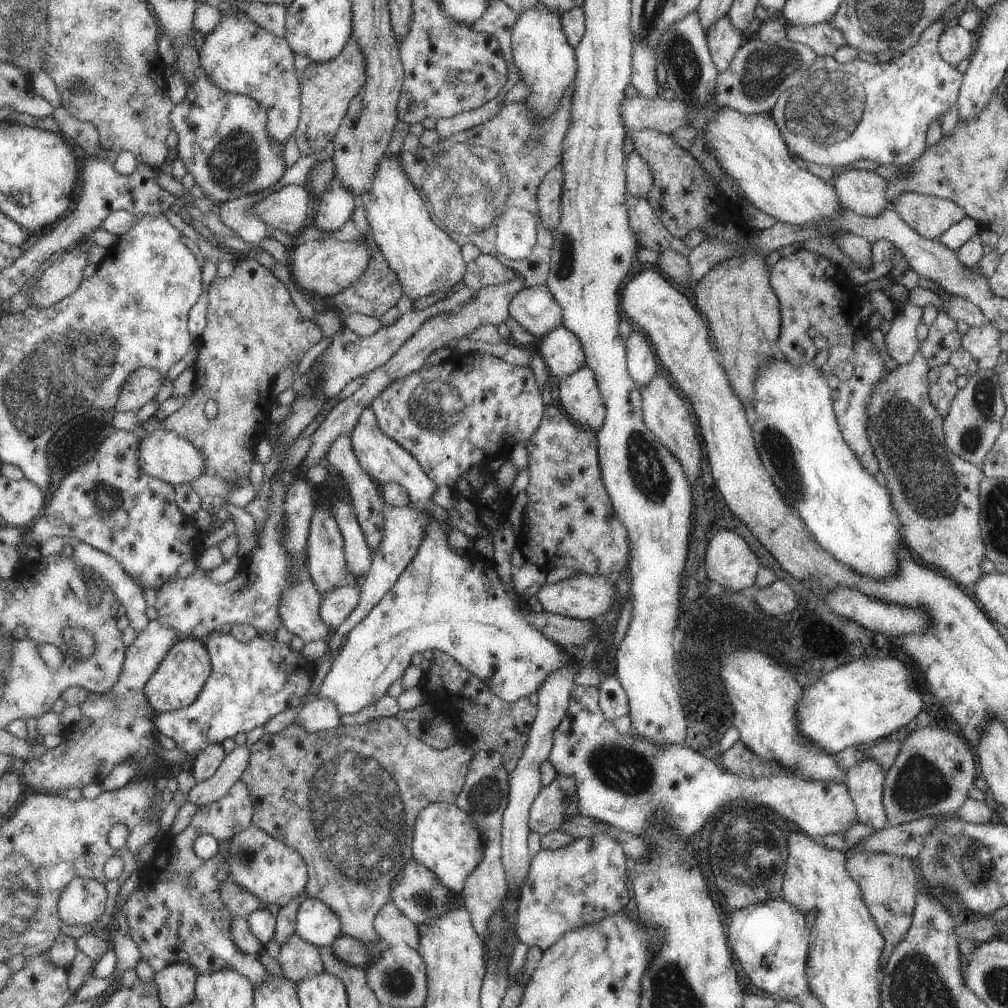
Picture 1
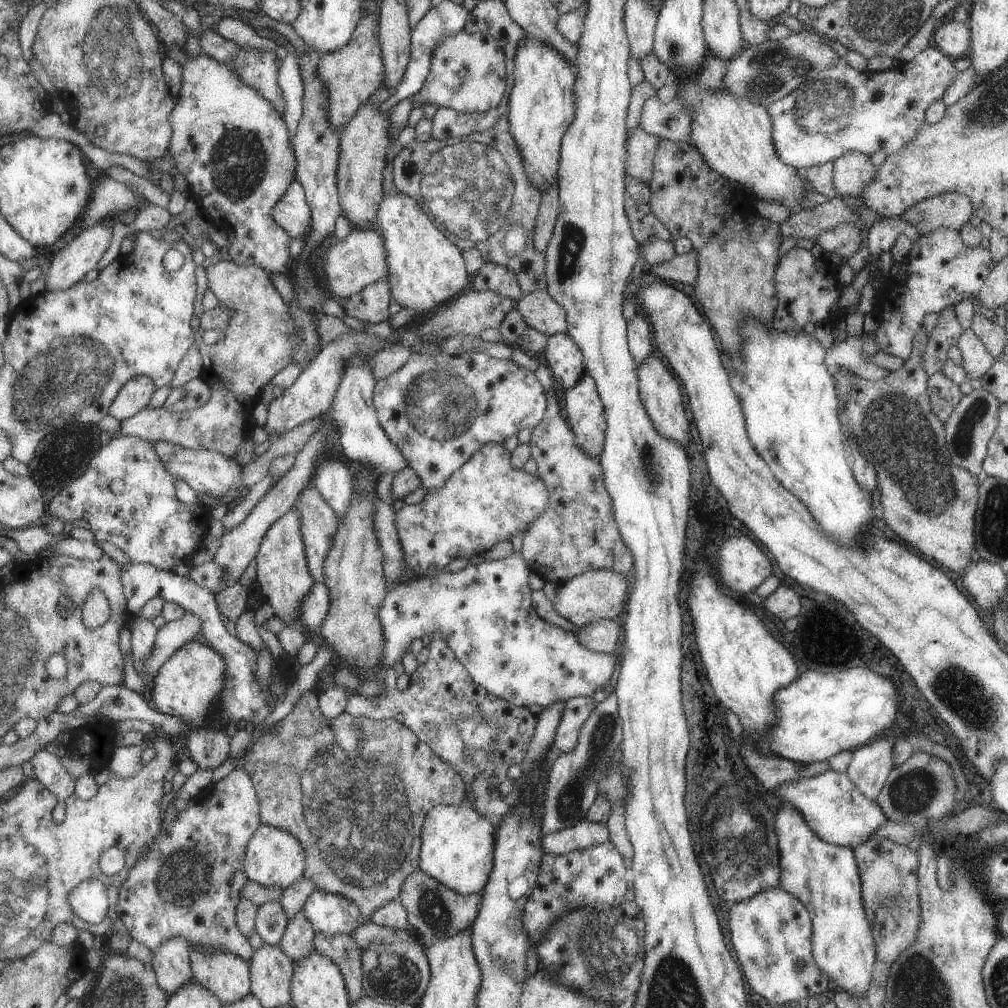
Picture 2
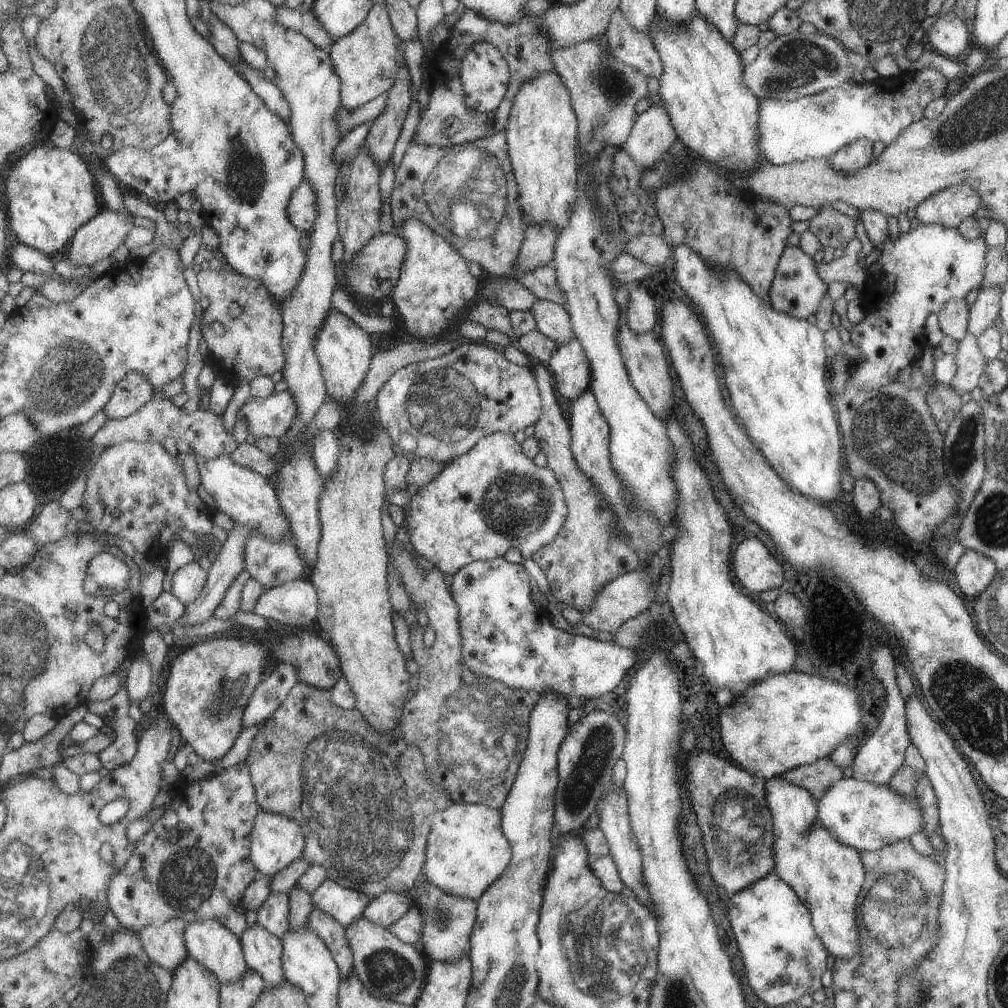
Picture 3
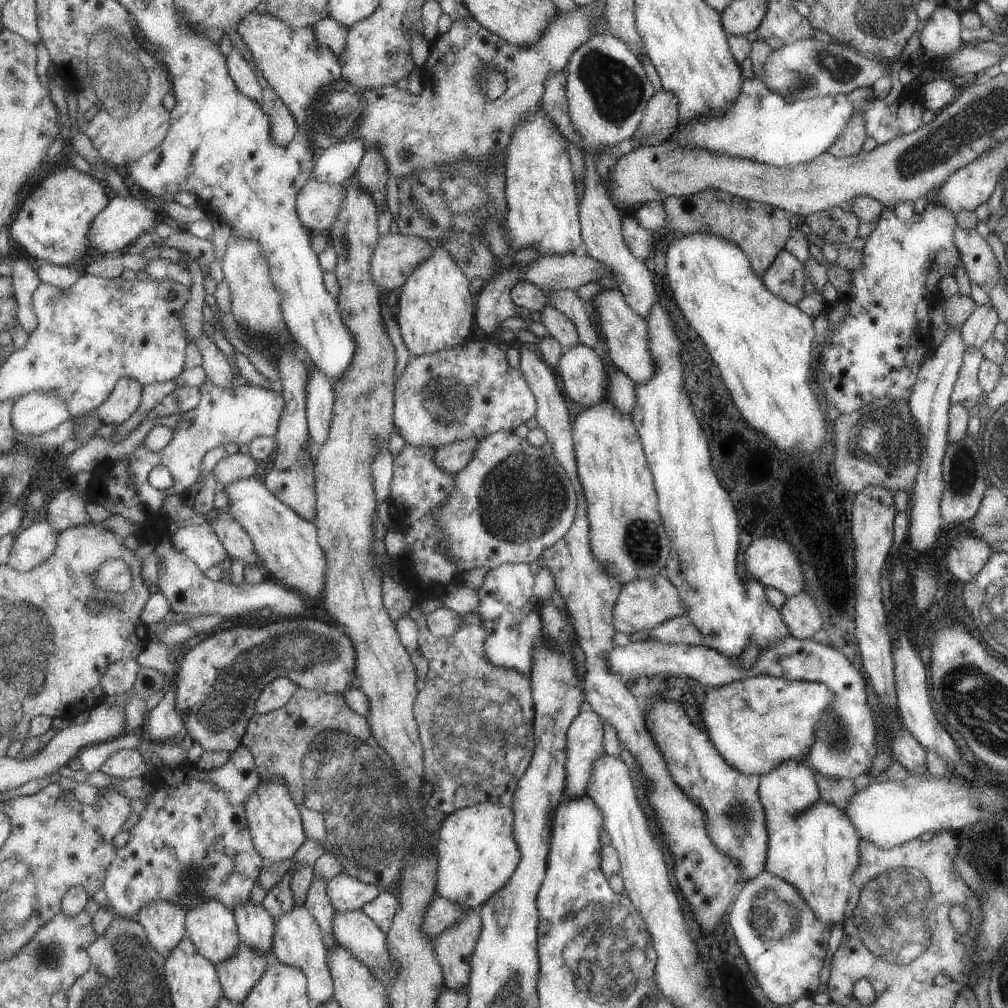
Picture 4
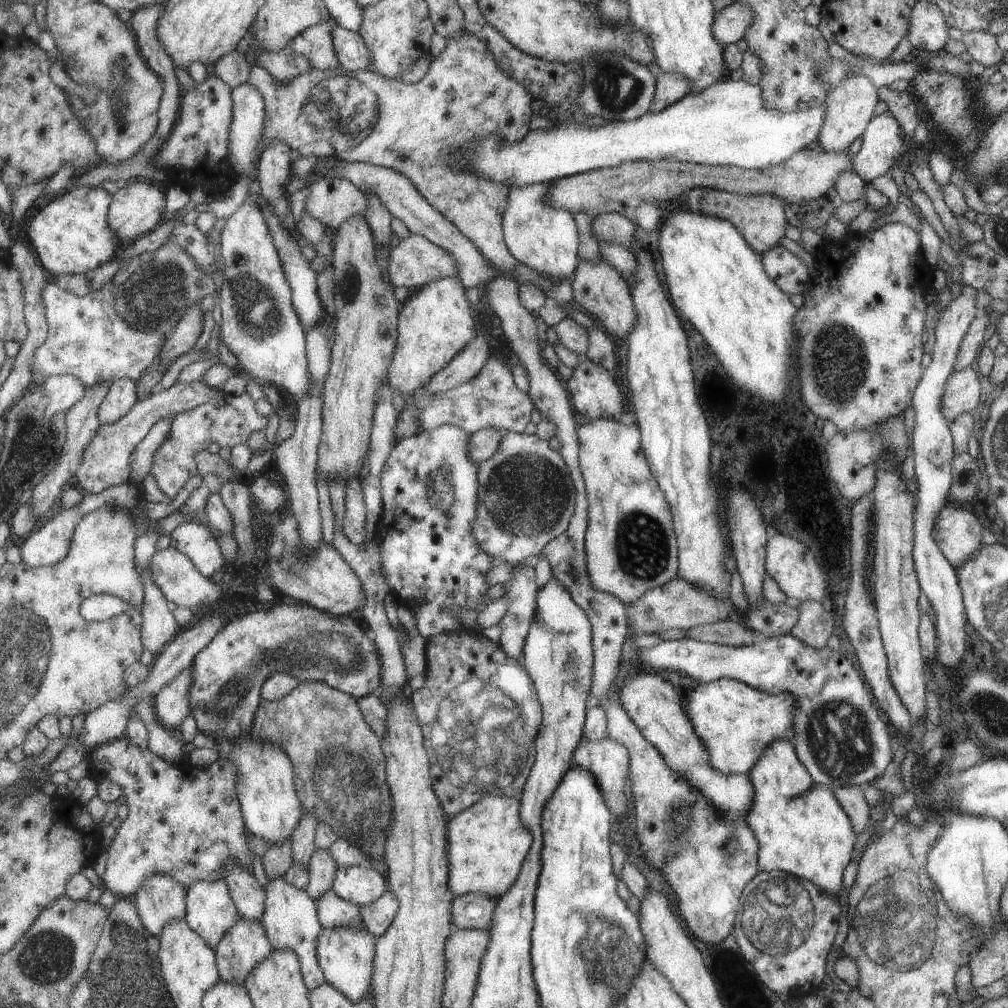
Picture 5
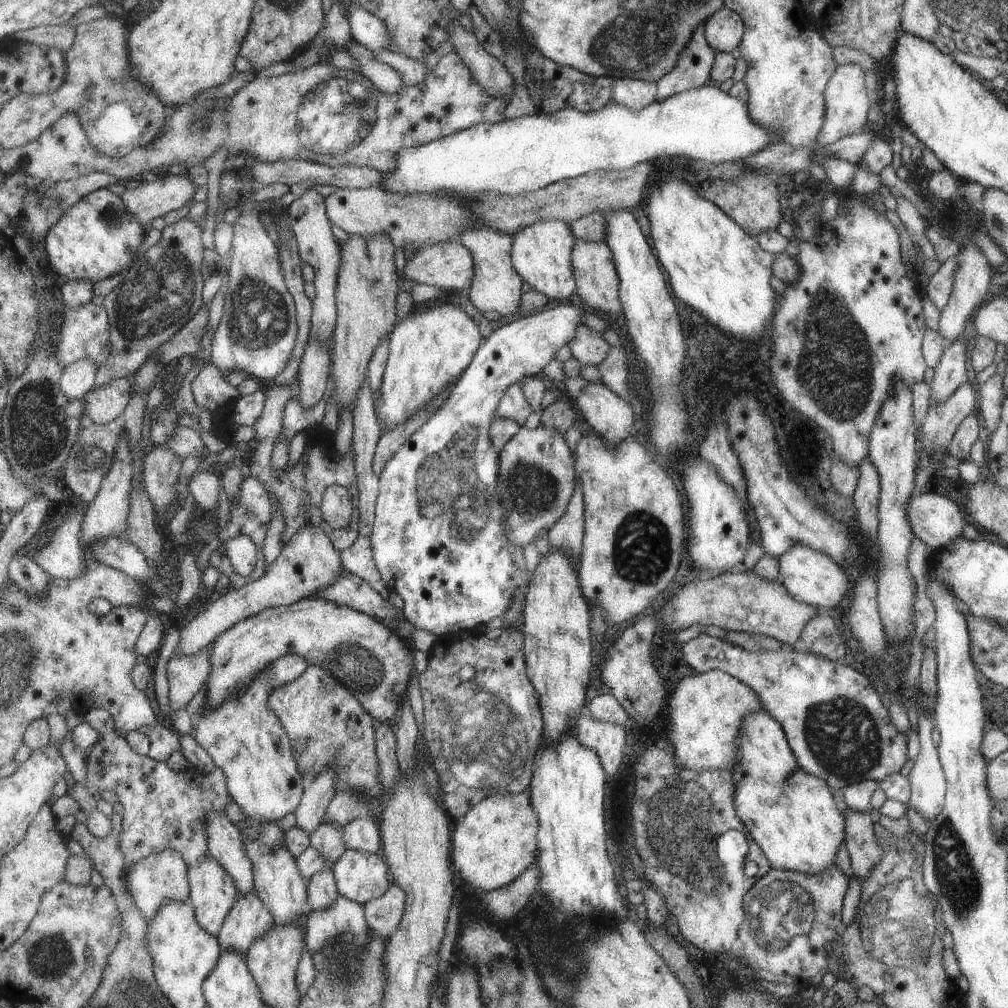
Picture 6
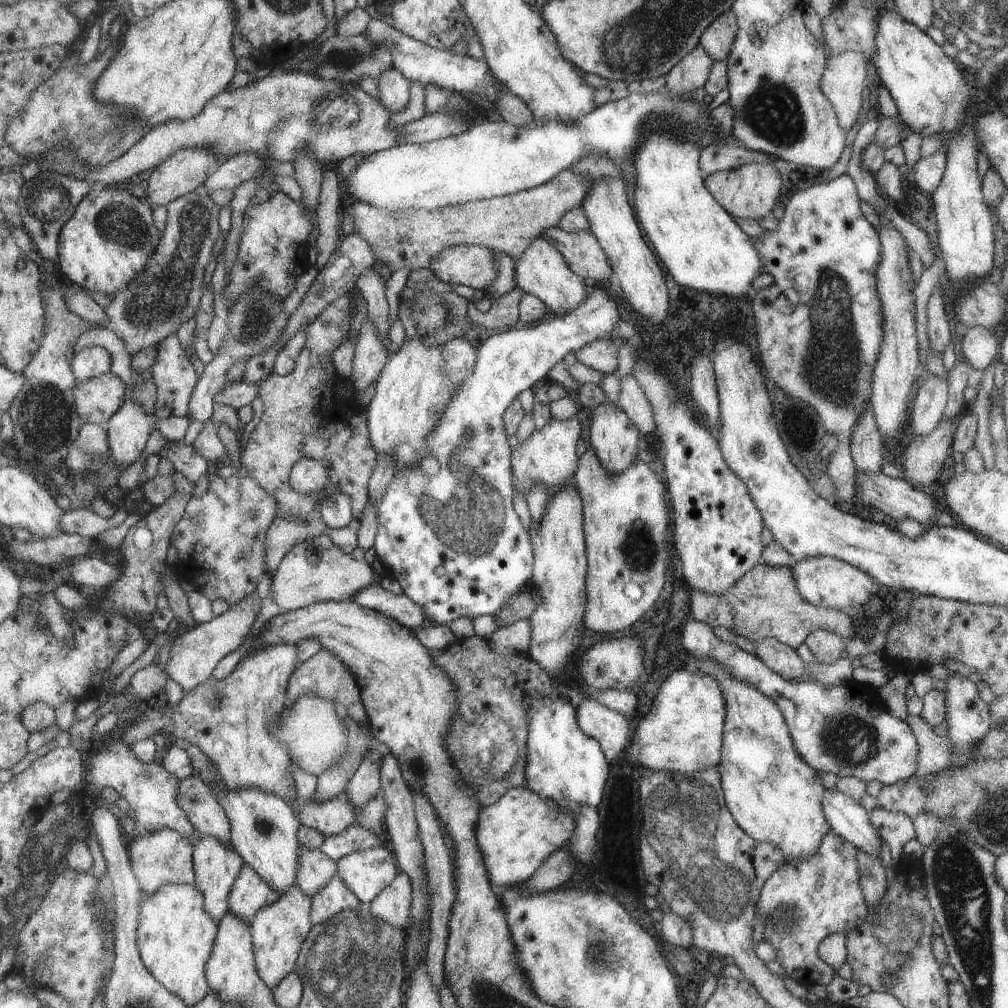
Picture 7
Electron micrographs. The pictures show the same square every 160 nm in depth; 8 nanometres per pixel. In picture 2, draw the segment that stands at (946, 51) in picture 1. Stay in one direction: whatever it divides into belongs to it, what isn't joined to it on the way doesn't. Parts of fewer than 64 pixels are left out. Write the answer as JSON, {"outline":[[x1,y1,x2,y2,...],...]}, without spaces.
{"outline":[[946,16,933,33,933,44,951,60,967,55,970,48,970,34,966,24]]}

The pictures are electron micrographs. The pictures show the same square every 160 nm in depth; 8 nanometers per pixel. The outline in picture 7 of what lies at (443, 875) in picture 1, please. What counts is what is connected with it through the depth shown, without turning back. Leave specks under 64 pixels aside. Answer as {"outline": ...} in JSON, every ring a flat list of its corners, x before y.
{"outline":[[524,787,508,790,490,807,481,807,475,840,490,884,509,888,519,886,571,837,574,816,556,809,550,802]]}

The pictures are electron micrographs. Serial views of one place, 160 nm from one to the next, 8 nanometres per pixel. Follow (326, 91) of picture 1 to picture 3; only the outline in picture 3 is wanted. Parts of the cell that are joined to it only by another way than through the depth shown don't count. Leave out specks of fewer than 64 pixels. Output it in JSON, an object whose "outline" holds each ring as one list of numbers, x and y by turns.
{"outline":[[374,3,366,18,349,35,336,40,330,48,335,70,342,80,342,106,347,107,348,112,389,91,398,68,405,64,403,41,394,31,389,14,386,5]]}

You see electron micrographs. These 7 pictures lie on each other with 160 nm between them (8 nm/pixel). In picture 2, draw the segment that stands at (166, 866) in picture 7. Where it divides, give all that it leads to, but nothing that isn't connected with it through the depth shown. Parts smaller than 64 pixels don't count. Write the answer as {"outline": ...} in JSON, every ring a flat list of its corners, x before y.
{"outline":[[176,936,161,943,154,952,153,965,156,968,158,983,162,989,173,996,181,987,186,986,194,978,192,968,190,942,182,936]]}

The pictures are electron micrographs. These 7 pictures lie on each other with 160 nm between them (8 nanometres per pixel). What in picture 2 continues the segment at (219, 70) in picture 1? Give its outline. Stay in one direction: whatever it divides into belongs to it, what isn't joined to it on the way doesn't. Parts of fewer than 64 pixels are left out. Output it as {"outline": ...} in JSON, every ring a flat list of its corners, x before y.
{"outline":[[240,48,231,64,231,68,235,69,247,84,275,103,283,115,288,102,280,82,277,82,279,66,281,66,281,59,277,58,274,52,261,52,248,48]]}

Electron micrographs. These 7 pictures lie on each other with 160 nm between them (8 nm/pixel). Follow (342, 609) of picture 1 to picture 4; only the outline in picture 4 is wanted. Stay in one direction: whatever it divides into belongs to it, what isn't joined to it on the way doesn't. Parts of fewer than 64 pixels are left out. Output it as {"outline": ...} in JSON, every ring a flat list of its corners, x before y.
{"outline":[[164,536,155,546,155,552,158,554,160,560,160,577,158,585,161,592,171,601,172,610,174,613,185,613,189,615,208,615,219,614,219,616,226,618,245,614,245,612,257,612,261,608,269,608,274,614,280,617,297,617,305,616,305,608,307,605,305,600,307,596,303,595,300,591,285,587,281,583,277,583,273,578,265,578,257,584,249,584,246,580,237,584,230,583,229,581,219,580,213,581,207,578,204,570,192,558,186,554,179,552,174,546,169,536]]}

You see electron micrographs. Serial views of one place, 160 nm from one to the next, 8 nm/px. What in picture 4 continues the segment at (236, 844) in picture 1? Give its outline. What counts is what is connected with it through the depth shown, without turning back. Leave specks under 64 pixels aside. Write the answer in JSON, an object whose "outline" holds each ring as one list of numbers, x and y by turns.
{"outline":[[275,777,261,783,250,799,246,800,246,809,255,846,265,862,281,862,292,859,308,839,300,808,293,802,289,787,281,777]]}

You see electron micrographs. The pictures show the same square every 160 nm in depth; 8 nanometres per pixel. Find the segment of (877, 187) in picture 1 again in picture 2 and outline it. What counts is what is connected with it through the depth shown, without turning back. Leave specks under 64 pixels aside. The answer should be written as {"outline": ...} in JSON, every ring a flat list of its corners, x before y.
{"outline":[[846,152,832,163,832,183,838,196,860,198,863,187,874,179,876,168,869,156,860,152]]}

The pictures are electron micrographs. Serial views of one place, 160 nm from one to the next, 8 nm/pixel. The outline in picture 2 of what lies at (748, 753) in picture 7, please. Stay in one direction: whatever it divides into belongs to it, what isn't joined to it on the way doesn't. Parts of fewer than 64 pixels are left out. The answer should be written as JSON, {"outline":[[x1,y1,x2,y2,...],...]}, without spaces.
{"outline":[[783,803,775,814,775,828,778,832,779,852,782,852,779,859,782,882,778,886,794,897,798,897,810,913,811,952,814,955,815,964,829,980,832,980,833,988,845,989,852,997,864,997,871,983,870,976,877,952,873,932,862,904,861,877,858,873,857,861,854,859,854,849,832,845,818,837,810,829,802,813,789,803]]}

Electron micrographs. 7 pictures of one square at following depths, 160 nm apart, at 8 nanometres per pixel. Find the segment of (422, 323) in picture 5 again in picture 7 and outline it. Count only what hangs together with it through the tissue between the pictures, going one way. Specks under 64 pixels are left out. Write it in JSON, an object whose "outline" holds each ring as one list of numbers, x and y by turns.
{"outline":[[457,336,439,346,427,337,406,338,375,380,375,392,365,407,366,426,374,452,389,454,398,466,419,464,426,476,439,474,439,462,426,450,427,434,438,424,459,384,474,372,477,351]]}

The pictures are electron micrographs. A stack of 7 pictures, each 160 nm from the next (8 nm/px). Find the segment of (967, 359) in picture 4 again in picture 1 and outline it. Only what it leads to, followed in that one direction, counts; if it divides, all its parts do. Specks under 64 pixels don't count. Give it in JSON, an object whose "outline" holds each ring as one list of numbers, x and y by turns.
{"outline":[[986,322,978,327,969,327,960,338,960,346,969,352,979,370,994,370,998,364,997,358,999,358,999,352,1001,351,998,345,999,338,1001,338,1001,333,993,327,991,322]]}

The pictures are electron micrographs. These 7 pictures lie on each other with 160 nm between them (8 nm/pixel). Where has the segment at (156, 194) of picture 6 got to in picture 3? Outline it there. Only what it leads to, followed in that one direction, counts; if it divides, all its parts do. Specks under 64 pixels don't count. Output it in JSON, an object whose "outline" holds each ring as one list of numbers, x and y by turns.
{"outline":[[103,207,97,216,84,224,63,254,63,260,78,265,95,264,117,250,133,228,135,216]]}

